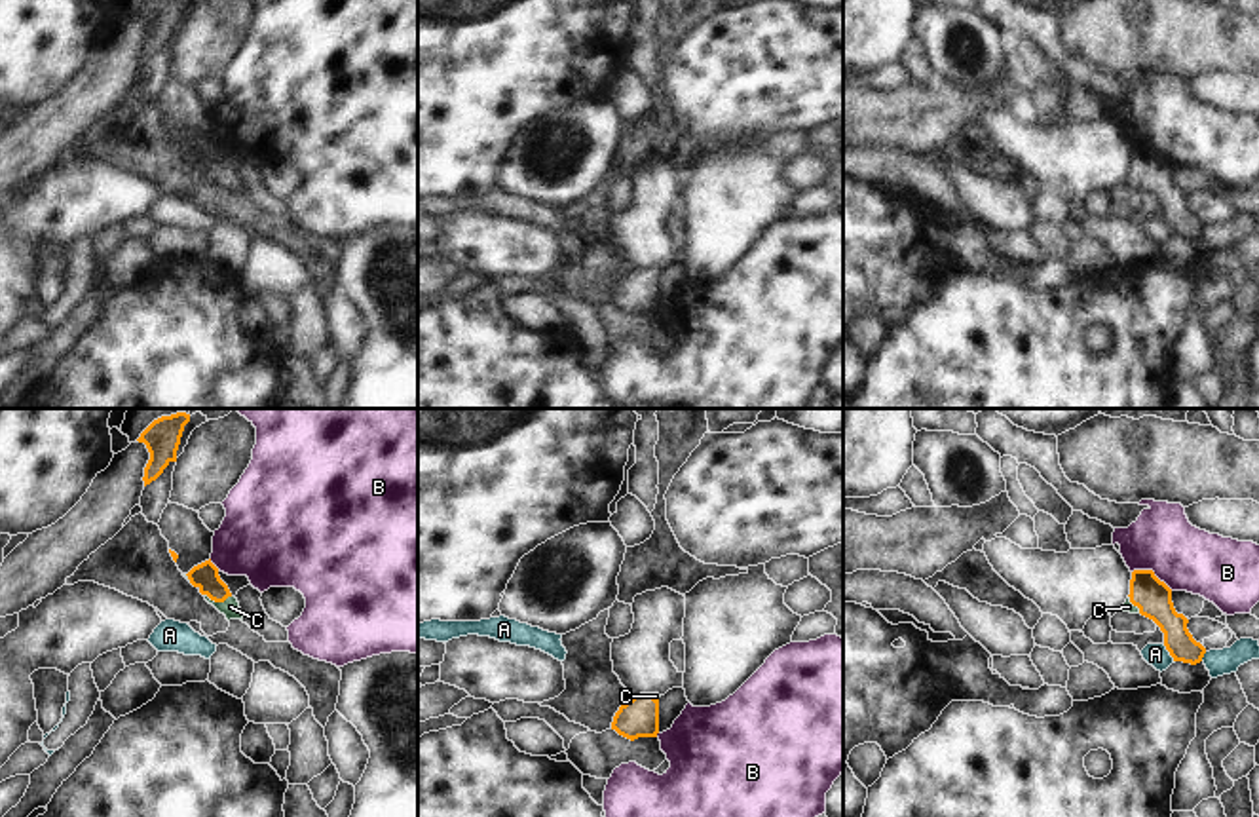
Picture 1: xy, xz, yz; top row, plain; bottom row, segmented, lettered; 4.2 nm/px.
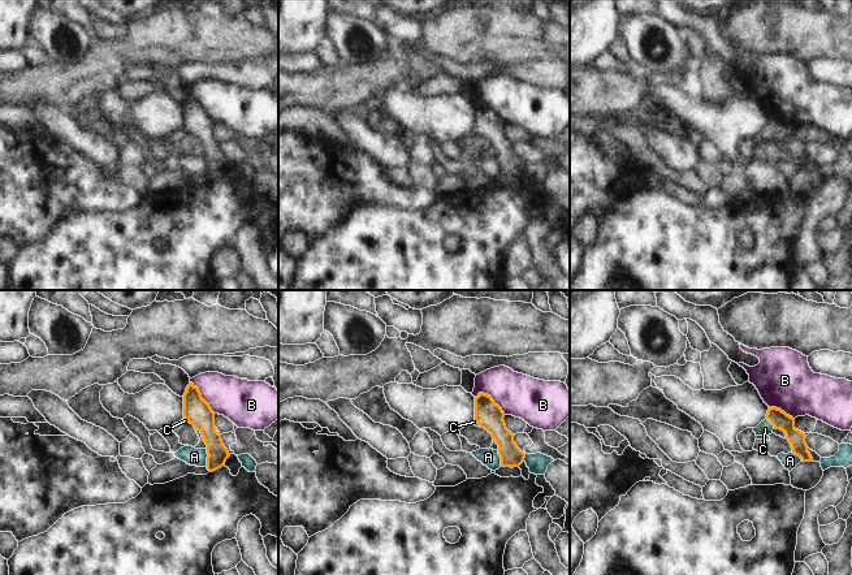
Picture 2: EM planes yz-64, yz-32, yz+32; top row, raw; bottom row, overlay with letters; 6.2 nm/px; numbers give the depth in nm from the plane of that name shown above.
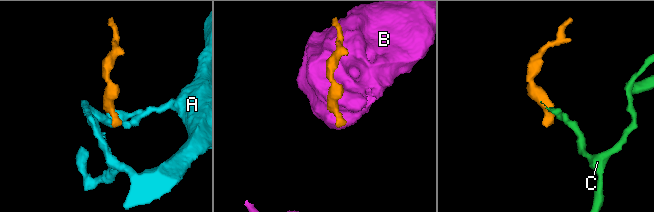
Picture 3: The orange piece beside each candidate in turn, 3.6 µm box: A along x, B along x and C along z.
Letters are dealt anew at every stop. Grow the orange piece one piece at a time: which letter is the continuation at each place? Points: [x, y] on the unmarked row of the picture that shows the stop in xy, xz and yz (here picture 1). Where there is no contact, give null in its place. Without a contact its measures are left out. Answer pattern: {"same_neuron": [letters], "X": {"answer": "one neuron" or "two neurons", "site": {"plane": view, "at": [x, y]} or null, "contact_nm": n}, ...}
{"same_neuron": ["C"], "A": {"answer": "two neurons", "site": {"plane": "yz", "at": [1170, 228]}, "contact_nm": 90}, "B": {"answer": "two neurons", "site": {"plane": "yz", "at": [1153, 147]}, "contact_nm": 190}, "C": {"answer": "one neuron", "site": {"plane": "xy", "at": [217, 175]}, "contact_nm": 120}}

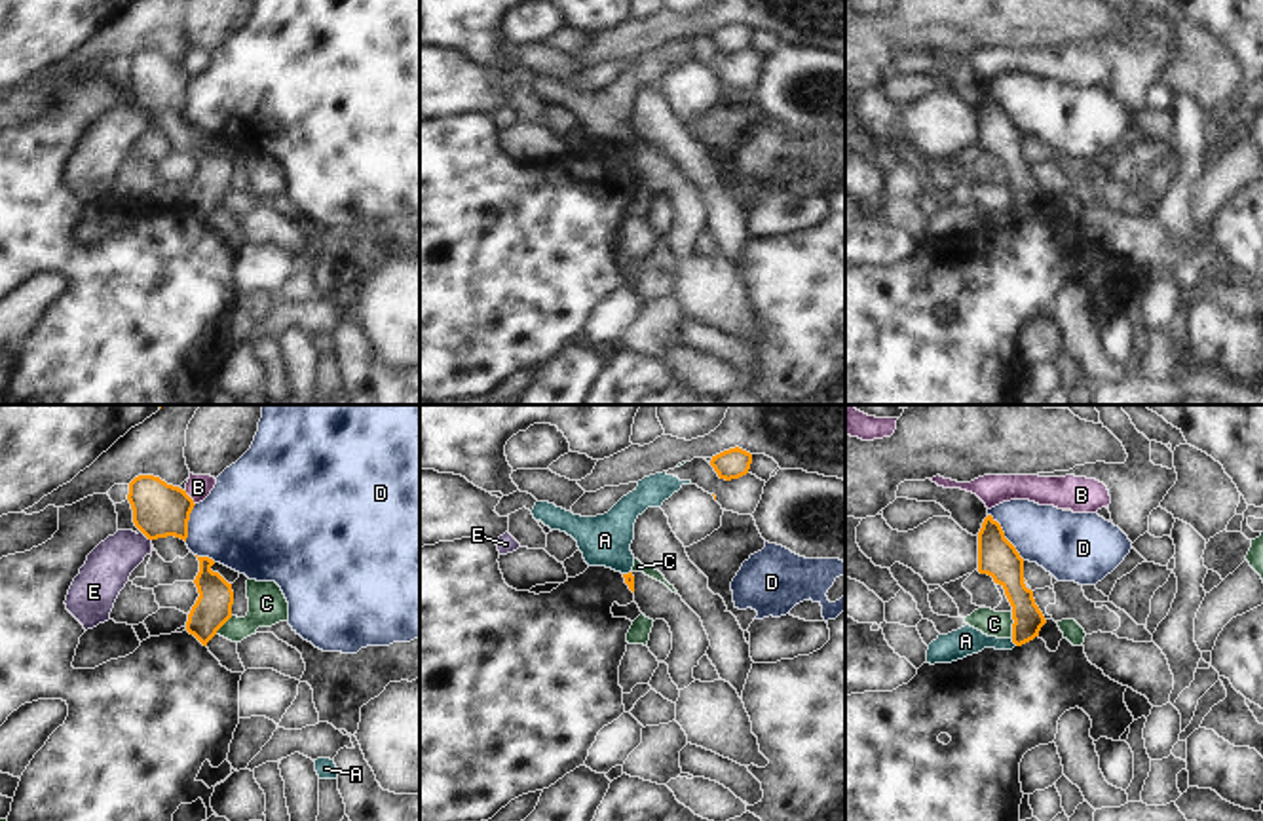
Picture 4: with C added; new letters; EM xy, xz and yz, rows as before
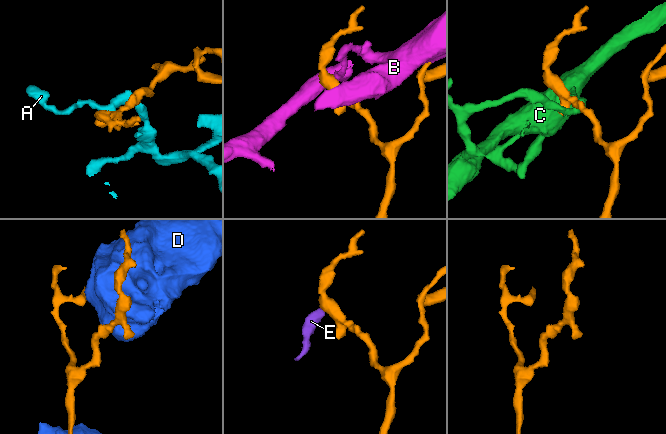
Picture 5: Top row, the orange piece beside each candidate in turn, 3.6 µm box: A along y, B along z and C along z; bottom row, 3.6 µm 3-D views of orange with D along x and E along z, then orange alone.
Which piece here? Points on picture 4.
{"same_neuron": [], "A": {"answer": "two neurons", "site": {"plane": "yz", "at": [1015, 217]}, "contact_nm": 40}, "B": {"answer": "two neurons", "site": {"plane": "xy", "at": [188, 71]}, "contact_nm": 80}, "C": {"answer": "two neurons", "site": {"plane": "yz", "at": [1013, 200]}, "contact_nm": 110}, "D": {"answer": "two neurons", "site": {"plane": "yz", "at": [1003, 111]}, "contact_nm": 260}, "E": {"answer": "two neurons", "site": {"plane": "xy", "at": [147, 111]}, "contact_nm": 60}}

